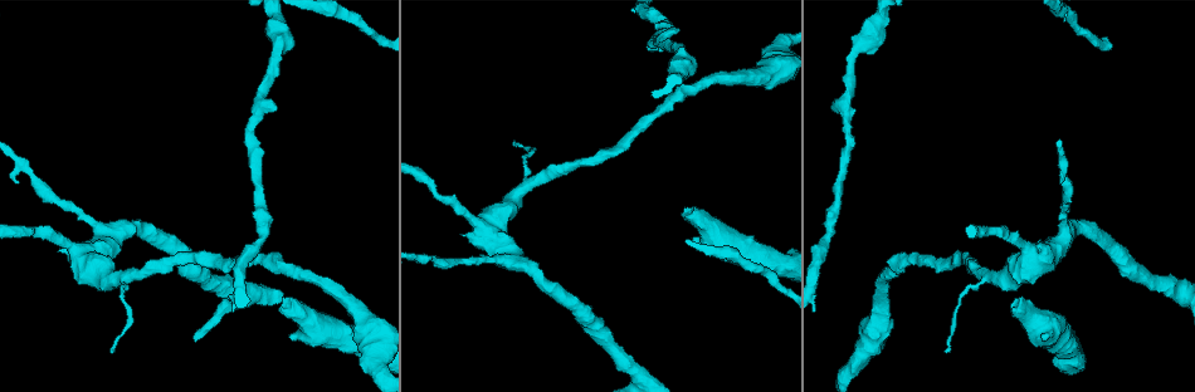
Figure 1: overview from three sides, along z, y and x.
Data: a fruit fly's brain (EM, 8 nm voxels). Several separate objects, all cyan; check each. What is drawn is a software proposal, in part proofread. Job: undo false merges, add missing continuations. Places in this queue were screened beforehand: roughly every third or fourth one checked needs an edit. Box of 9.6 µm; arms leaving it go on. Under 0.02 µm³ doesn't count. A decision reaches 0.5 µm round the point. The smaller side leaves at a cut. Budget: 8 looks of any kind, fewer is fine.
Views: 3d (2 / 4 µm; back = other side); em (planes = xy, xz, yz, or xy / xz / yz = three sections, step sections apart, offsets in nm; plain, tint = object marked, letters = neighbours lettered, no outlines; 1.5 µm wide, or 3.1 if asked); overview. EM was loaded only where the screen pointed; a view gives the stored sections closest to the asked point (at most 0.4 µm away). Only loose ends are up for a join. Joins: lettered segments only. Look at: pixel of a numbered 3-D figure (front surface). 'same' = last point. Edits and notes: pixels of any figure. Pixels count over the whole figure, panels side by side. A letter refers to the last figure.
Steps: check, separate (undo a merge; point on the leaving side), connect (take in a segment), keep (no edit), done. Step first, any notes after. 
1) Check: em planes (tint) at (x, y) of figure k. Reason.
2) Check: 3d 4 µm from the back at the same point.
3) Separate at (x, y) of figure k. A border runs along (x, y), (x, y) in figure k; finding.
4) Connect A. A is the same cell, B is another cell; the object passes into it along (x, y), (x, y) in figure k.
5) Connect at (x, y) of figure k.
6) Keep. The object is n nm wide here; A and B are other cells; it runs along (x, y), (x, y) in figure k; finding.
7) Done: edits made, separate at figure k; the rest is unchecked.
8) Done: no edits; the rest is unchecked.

Check: 3d 4 µm at (515, 139) of figure 1. Thin end.

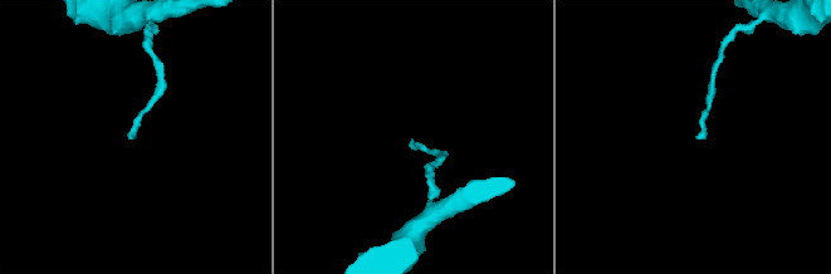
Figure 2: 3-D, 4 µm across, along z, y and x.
Check: em xz step 8 (letters) at (411, 138) of figure 2.

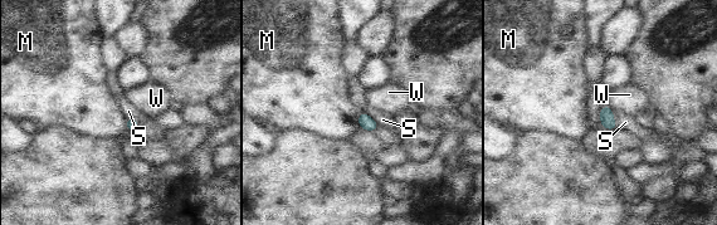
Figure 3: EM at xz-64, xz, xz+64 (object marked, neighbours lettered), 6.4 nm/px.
Keep. M, S and W are other cells; a border runs along (361, 111), (379, 126) in figure 3; none of them fits.

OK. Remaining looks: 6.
Check: em planes (letters) at (1015, 310) of figure 1. An open end.

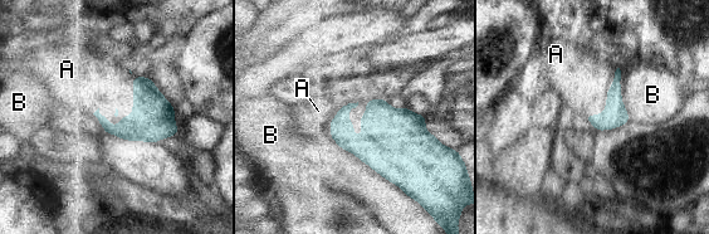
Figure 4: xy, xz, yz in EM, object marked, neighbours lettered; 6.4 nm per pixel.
Connect A. A is the same cell, B is another cell; the neuron continues.

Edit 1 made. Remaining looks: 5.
Check: overview.

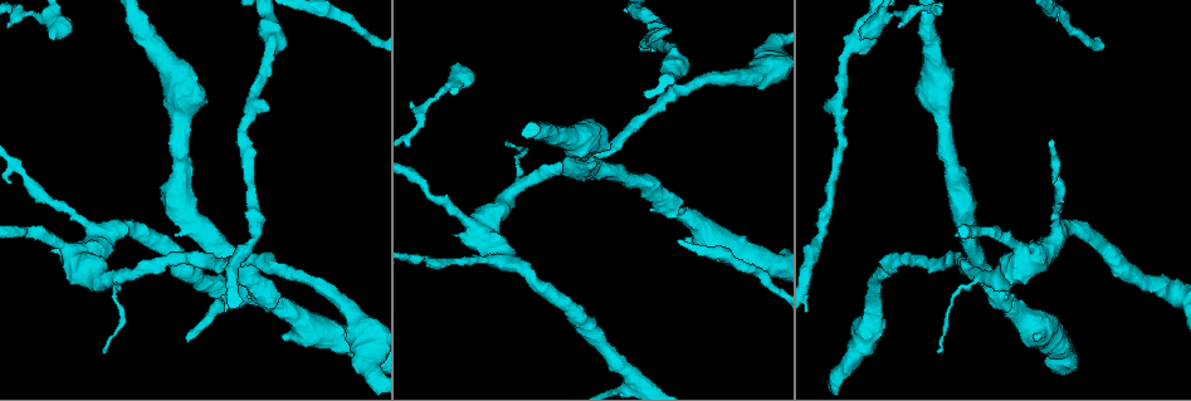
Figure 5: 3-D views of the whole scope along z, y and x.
Check: em xz step 8 (tint) at (1052, 182) of figure 5. Branch stops here.

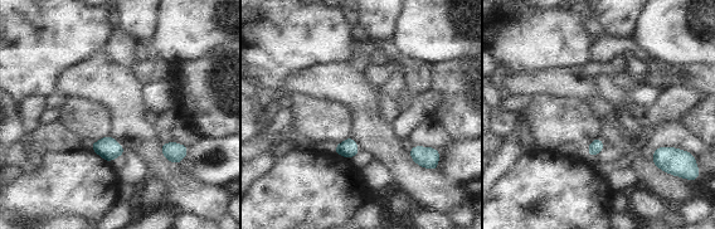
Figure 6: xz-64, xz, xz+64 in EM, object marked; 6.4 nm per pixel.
Check: em planes (letters) at the same point. Cut it another way.

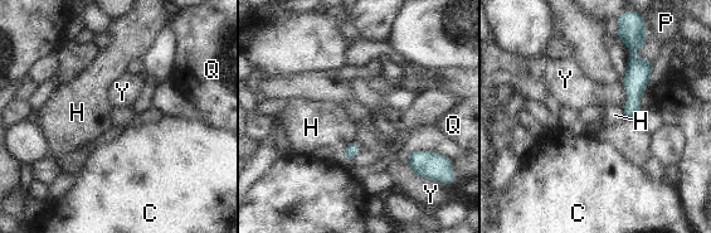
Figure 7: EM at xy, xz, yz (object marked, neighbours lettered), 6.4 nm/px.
Keep. The longest contact is with Y, 220 nm; C, H, P, Q and Y are other cells; no lettered segment goes on from it.

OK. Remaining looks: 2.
Done: edits made, connect at figure 4; the rest is unchecked.

